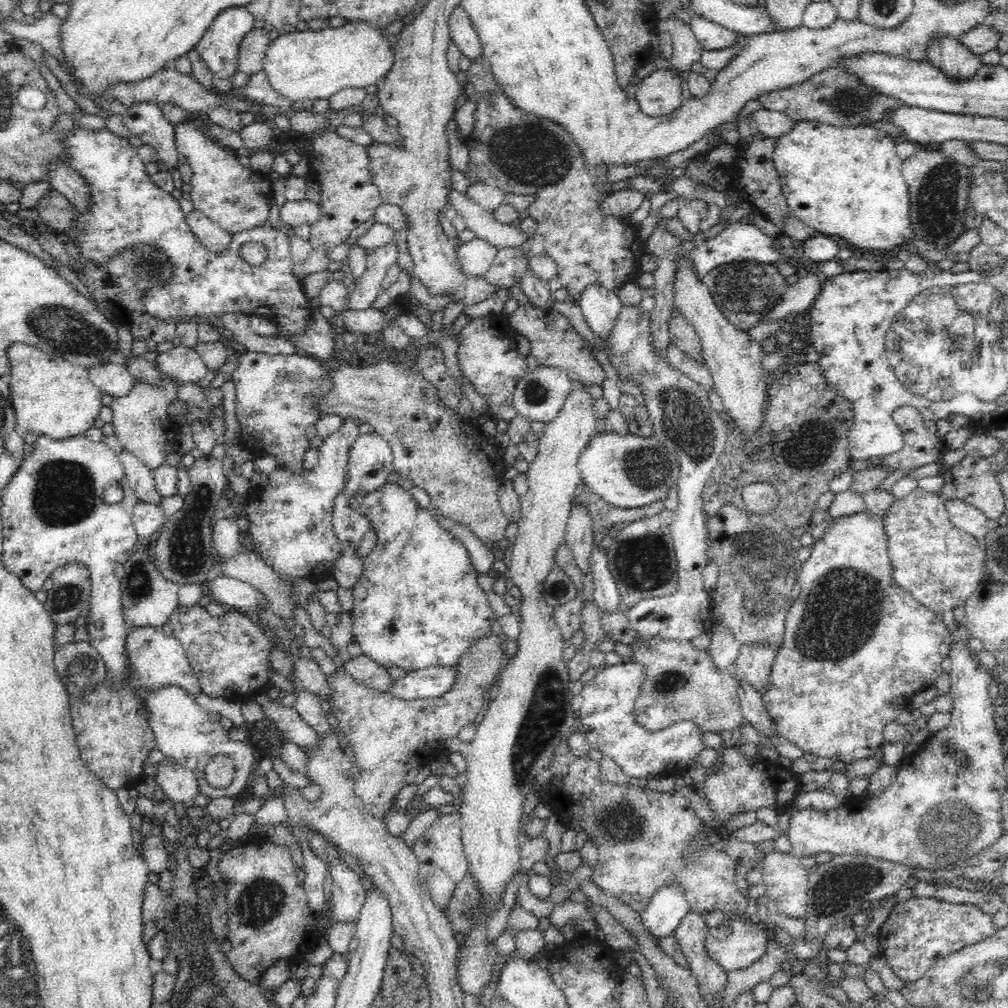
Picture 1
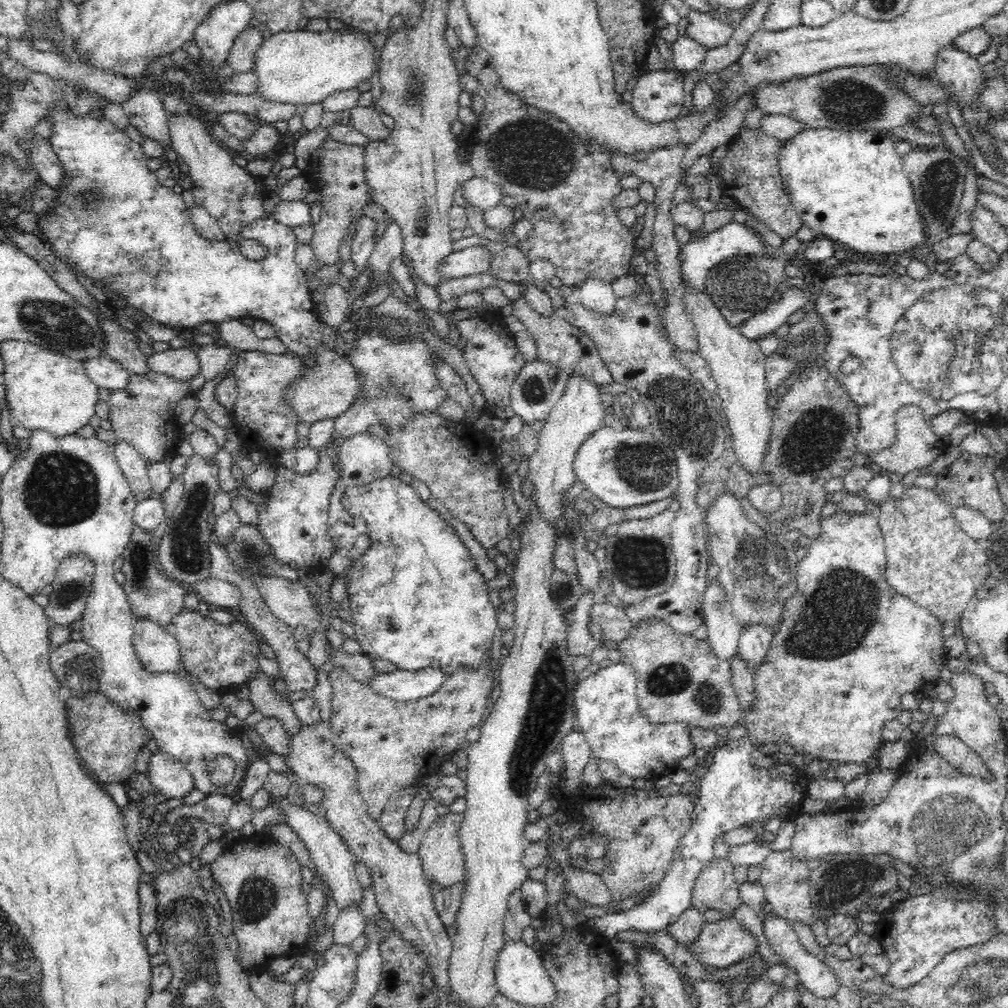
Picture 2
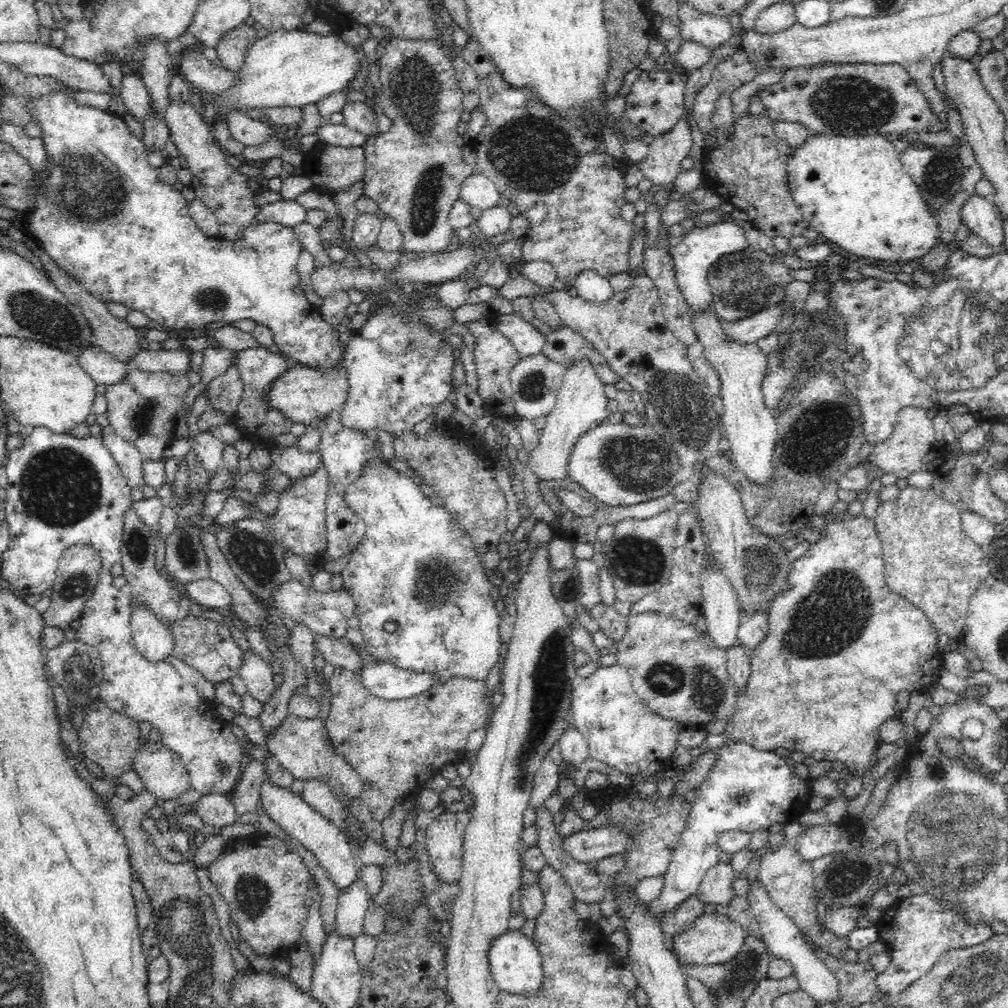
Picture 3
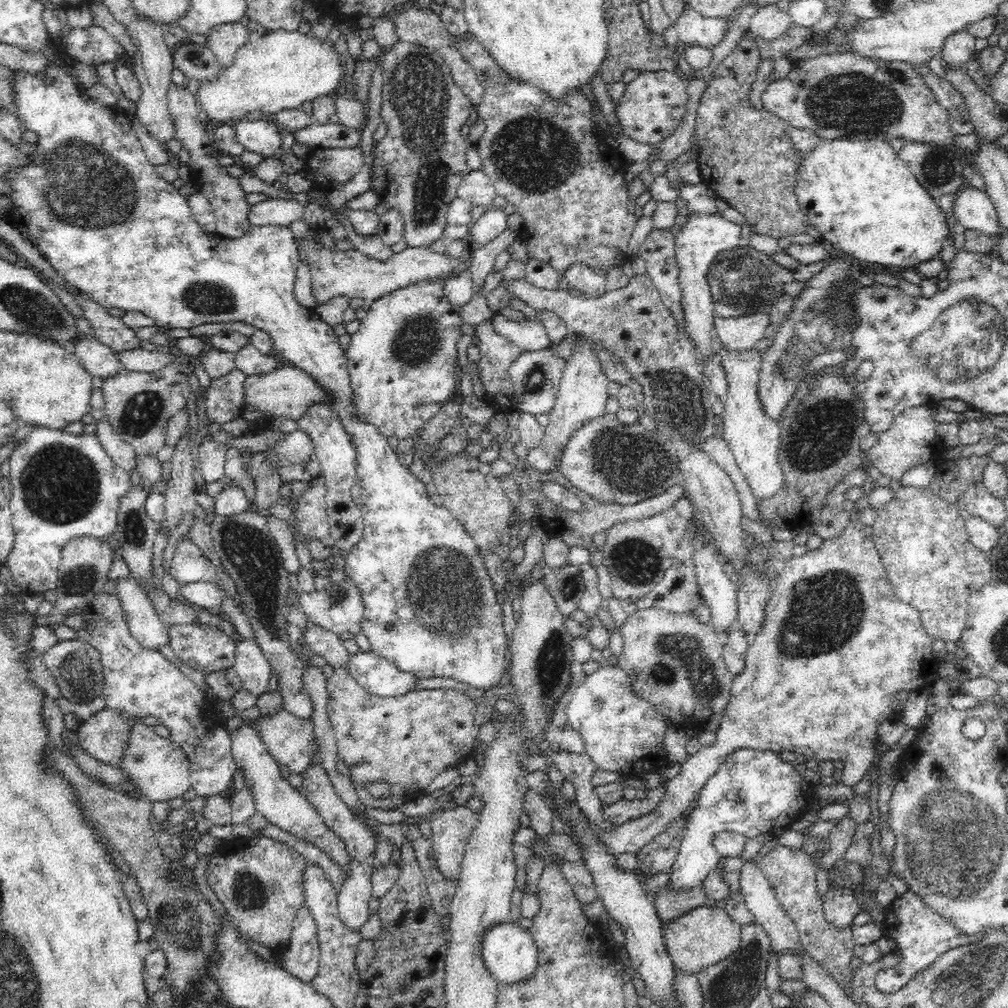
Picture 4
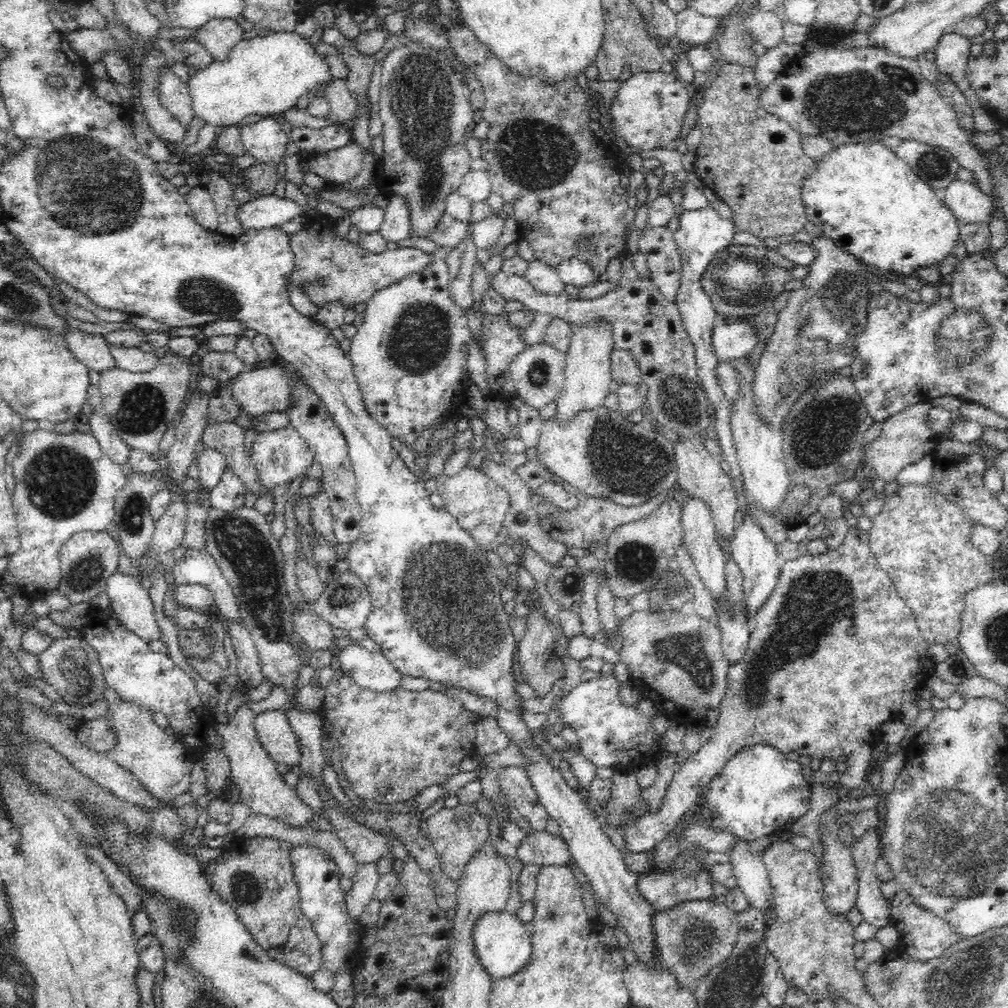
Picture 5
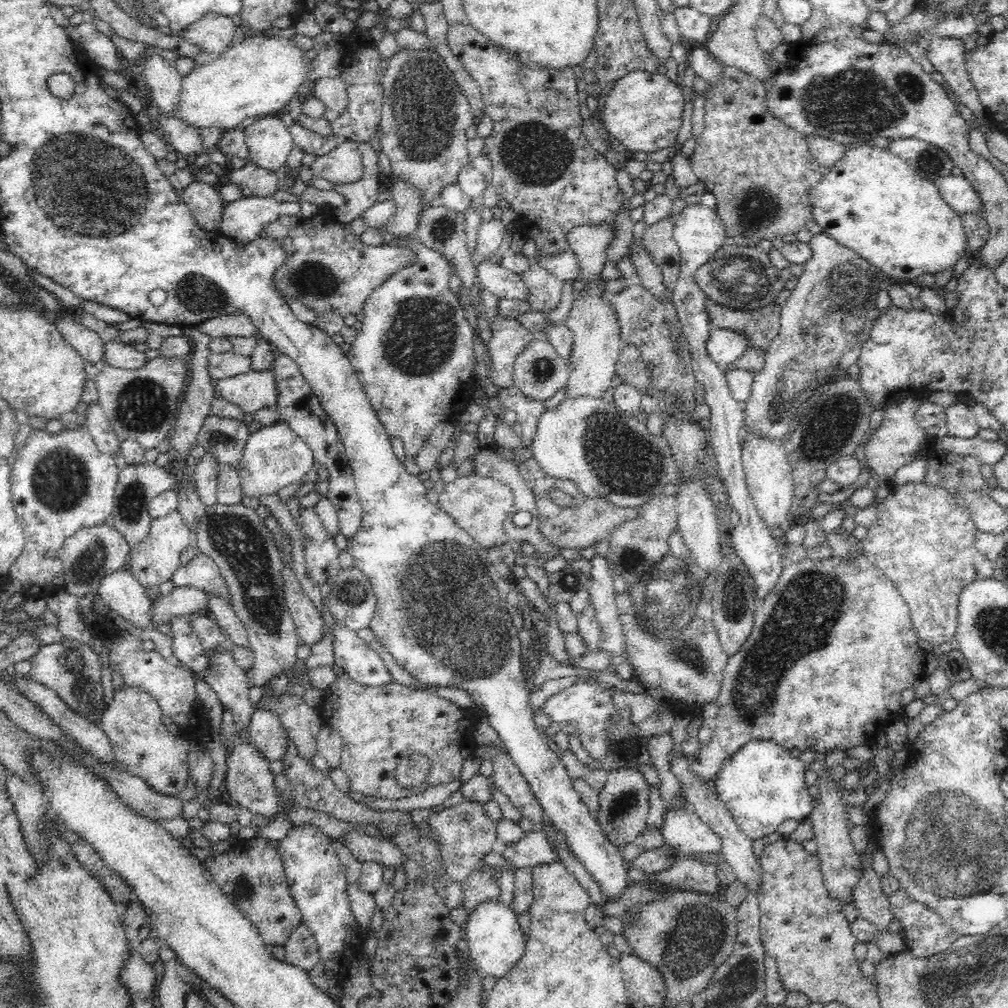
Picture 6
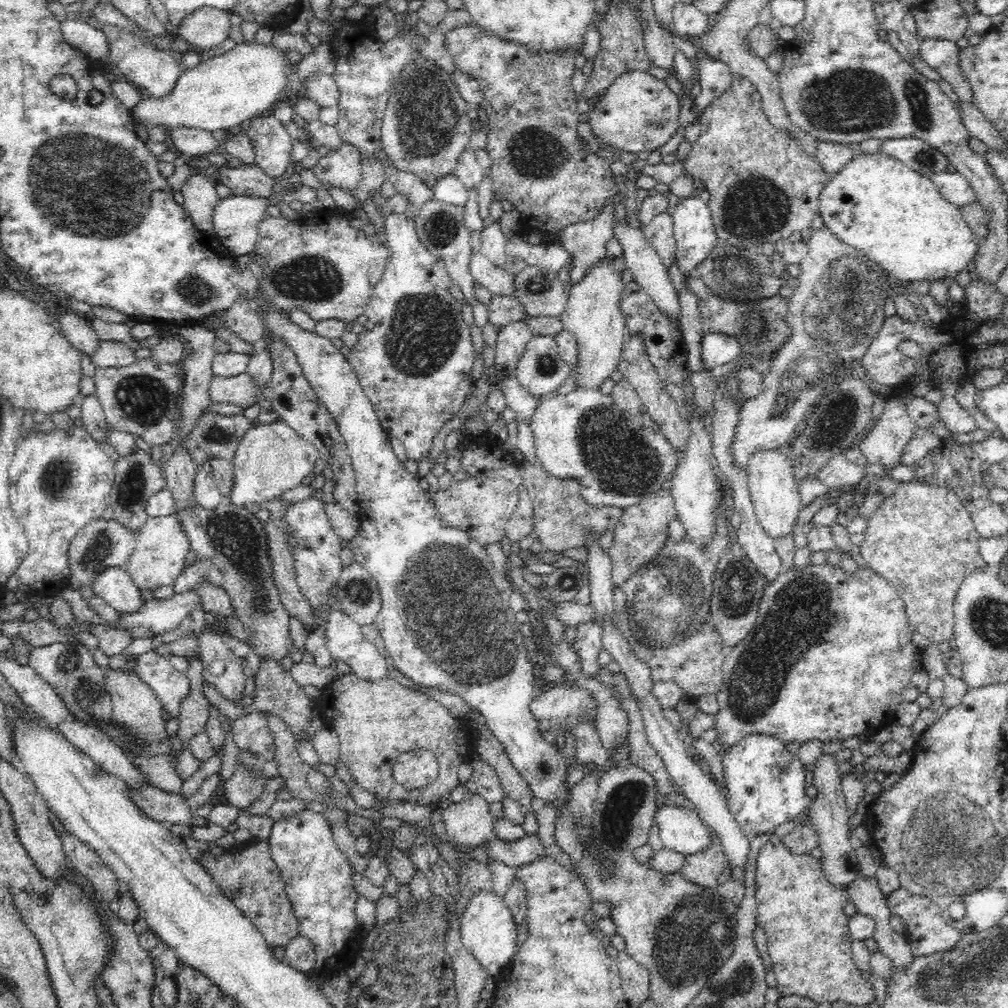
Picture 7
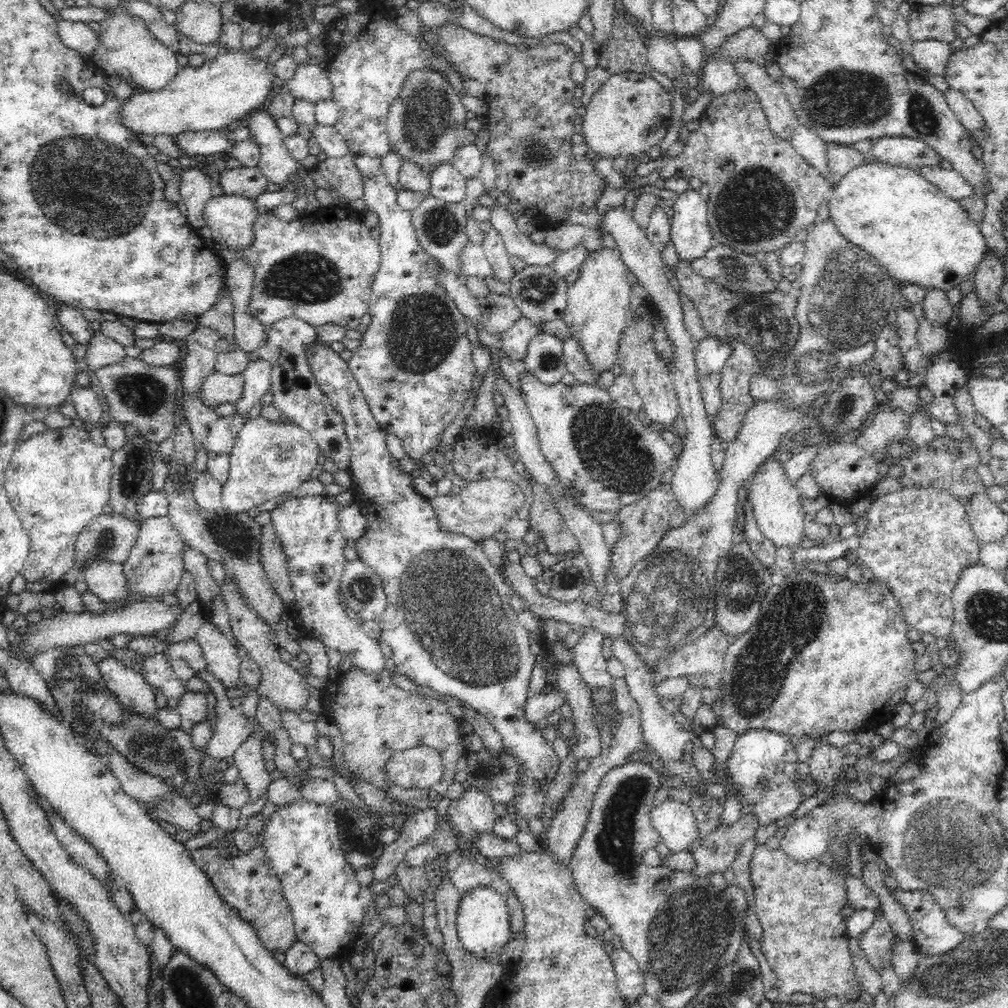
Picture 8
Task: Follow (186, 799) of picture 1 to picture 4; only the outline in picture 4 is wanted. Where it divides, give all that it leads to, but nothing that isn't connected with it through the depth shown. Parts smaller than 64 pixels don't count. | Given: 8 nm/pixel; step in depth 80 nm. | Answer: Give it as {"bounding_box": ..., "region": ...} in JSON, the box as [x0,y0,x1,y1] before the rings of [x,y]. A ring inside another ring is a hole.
{"bounding_box":[122,716,192,802],"region":[[[127,716],[130,721],[130,740],[128,746],[124,750],[124,758],[122,758],[122,769],[129,775],[140,787],[142,795],[146,796],[152,802],[163,802],[180,798],[191,787],[192,770],[190,762],[186,759],[184,750],[178,744],[171,742],[168,738],[162,738],[156,734],[156,730],[152,726],[146,726],[142,722],[143,718],[132,718]]]}

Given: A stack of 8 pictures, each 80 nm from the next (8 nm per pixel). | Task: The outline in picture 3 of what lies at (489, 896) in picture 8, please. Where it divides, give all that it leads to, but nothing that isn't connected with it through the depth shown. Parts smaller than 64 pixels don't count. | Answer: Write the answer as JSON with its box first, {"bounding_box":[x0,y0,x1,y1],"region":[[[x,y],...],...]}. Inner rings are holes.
{"bounding_box":[488,929,544,997],"region":[[[508,929],[497,936],[490,943],[488,958],[494,982],[500,991],[510,992],[517,997],[535,997],[540,994],[544,975],[539,950],[534,941],[521,931]]]}

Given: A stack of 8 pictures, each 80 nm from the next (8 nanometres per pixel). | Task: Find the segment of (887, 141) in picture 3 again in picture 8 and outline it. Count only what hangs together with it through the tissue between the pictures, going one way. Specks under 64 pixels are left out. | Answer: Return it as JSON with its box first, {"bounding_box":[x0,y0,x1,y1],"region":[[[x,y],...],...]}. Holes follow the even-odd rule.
{"bounding_box":[827,161,988,291],"region":[[[878,161],[864,162],[862,166],[850,168],[848,174],[836,182],[828,193],[827,201],[830,209],[828,216],[836,223],[842,237],[871,255],[900,284],[946,291],[958,289],[962,282],[974,280],[974,274],[988,251],[981,225],[970,219],[966,209],[908,167]]]}

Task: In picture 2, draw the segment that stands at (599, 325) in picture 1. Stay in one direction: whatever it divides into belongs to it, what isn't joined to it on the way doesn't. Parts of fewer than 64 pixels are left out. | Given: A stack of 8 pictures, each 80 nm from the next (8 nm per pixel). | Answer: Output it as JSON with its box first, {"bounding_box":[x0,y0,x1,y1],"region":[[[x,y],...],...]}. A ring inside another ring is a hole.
{"bounding_box":[580,278,617,316],"region":[[[598,278],[588,279],[580,289],[580,304],[586,306],[599,316],[610,316],[616,308],[617,296],[612,284]]]}

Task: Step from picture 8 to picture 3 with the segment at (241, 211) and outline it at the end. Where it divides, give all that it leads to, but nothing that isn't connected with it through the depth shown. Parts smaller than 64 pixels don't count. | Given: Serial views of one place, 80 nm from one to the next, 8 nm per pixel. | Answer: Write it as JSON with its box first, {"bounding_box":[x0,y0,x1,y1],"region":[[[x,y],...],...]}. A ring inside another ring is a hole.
{"bounding_box":[255,199,307,228],"region":[[[281,199],[262,205],[255,216],[255,222],[274,221],[294,228],[306,220],[307,210],[296,200]]]}

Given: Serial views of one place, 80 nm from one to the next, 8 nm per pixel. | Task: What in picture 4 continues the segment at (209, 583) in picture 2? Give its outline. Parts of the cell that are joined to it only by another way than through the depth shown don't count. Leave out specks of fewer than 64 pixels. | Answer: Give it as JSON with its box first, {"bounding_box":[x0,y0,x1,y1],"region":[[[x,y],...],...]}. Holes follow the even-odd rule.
{"bounding_box":[179,582,224,612],"region":[[[191,582],[181,584],[179,598],[184,602],[192,604],[197,609],[205,608],[209,612],[219,612],[224,588],[219,583]]]}

